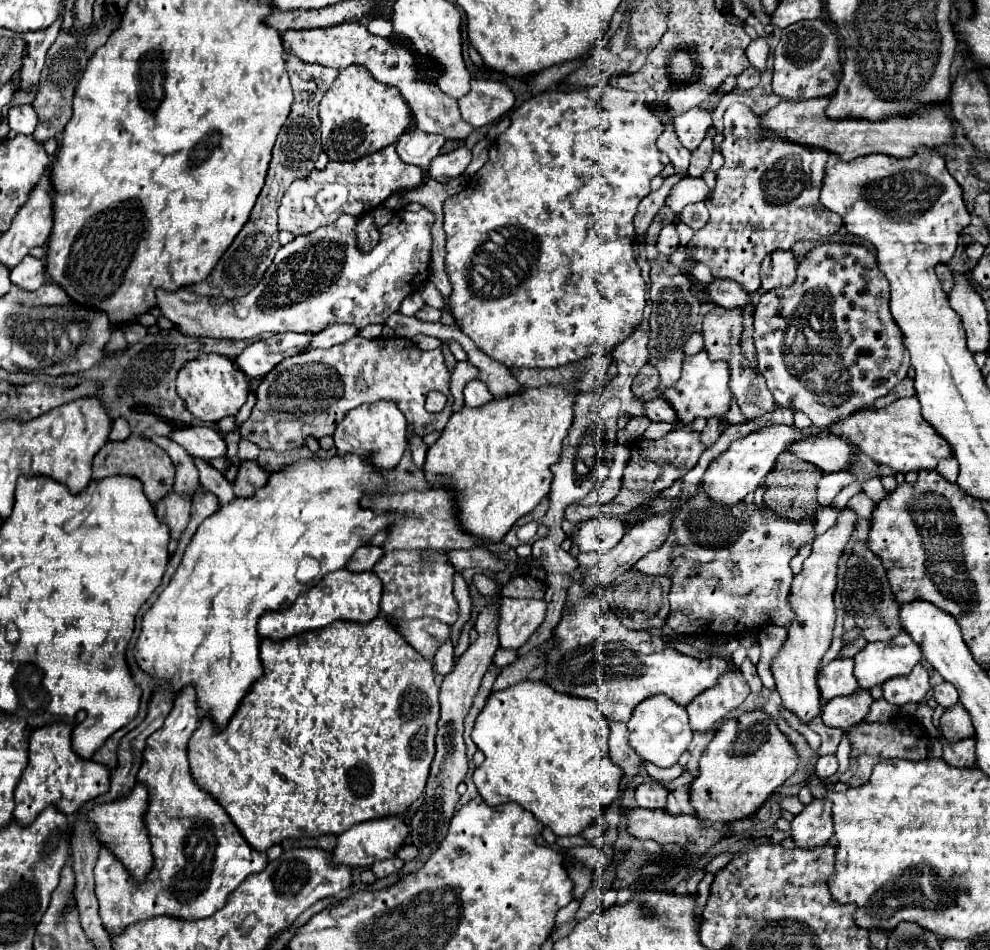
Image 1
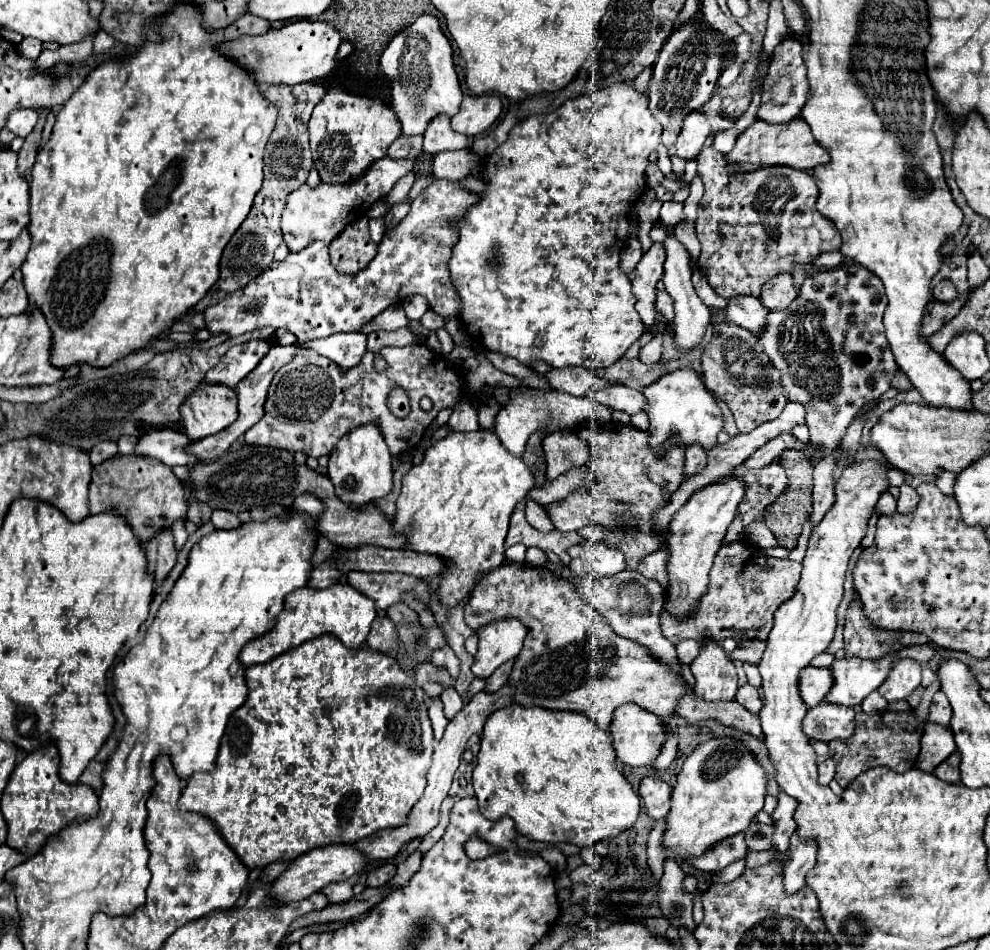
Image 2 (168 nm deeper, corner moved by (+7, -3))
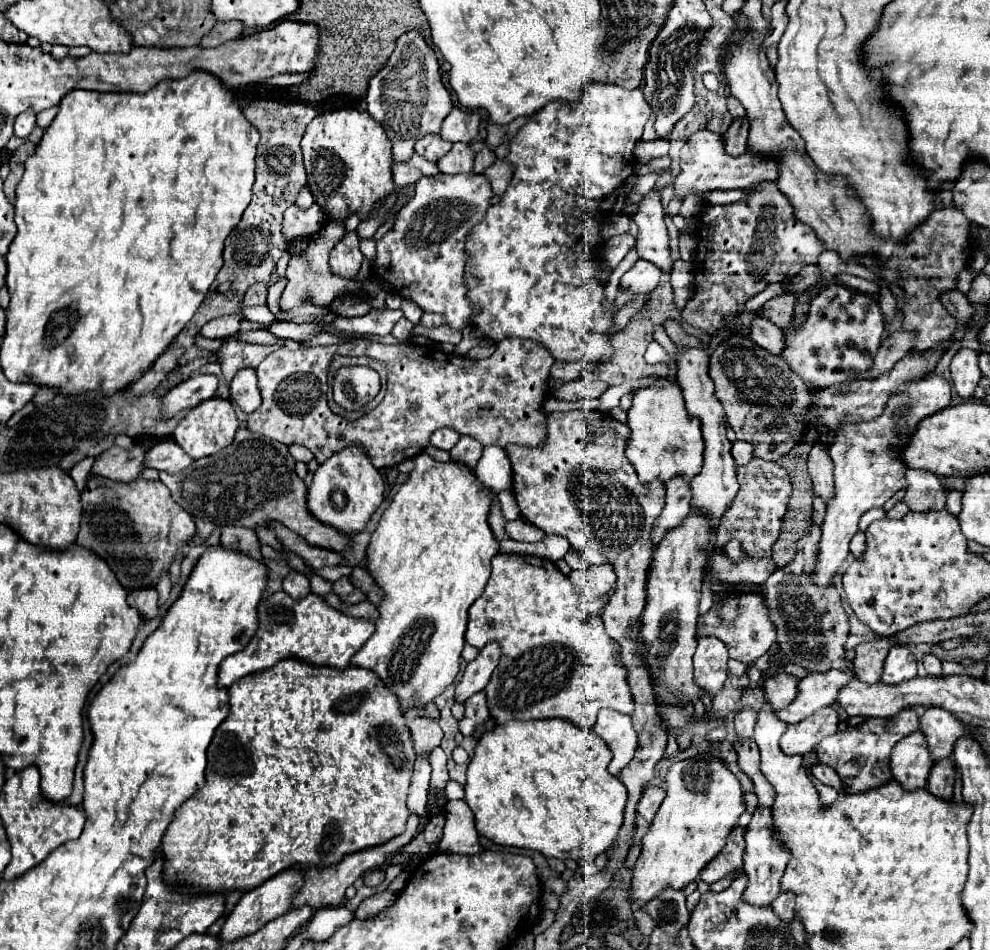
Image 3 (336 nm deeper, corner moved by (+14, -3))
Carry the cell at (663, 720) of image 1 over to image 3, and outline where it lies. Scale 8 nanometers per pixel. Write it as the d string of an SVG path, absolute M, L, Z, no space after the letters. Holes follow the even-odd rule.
M600 709L596 725L592 727L592 733L602 737L602 741L614 753L608 765L608 771L612 775L618 775L622 771L622 765L626 765L630 757L634 757L634 751L638 745L638 737L636 737L630 717L614 709Z

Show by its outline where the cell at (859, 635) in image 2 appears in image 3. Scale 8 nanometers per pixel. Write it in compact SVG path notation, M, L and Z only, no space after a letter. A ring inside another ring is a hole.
M864 643L856 649L856 677L862 683L878 683L882 677L882 665L890 647L874 647L874 643Z

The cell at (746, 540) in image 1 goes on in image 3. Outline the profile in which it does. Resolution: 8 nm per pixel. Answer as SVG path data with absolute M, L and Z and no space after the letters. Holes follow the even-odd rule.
M740 591L726 597L720 605L716 605L714 609L710 609L706 615L698 619L698 635L720 637L726 643L730 657L744 663L752 663L758 657L766 655L768 651L772 651L776 643L776 629L768 619L768 611L764 607L762 595L746 595Z

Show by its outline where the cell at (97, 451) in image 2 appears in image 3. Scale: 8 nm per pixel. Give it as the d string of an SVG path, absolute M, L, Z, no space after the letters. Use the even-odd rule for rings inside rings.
M88 457L88 459L80 461L80 463L70 471L70 477L74 479L78 491L80 491L82 487L86 487L86 481L88 481L88 477L90 477L90 469L92 469L92 463L94 463L94 459Z

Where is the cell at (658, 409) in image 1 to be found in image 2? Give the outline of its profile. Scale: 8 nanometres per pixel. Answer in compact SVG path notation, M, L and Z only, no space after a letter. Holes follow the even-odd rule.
M617 385L609 389L595 389L589 393L589 397L597 403L611 405L613 409L625 411L629 415L645 411L645 395L641 391L635 391L627 385Z

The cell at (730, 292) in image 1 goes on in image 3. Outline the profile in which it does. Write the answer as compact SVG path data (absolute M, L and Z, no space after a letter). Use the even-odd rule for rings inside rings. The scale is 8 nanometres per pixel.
M756 317L752 321L752 333L750 339L760 345L762 349L770 351L772 355L780 355L786 345L786 335L782 329L778 329L774 323L770 323L766 317Z

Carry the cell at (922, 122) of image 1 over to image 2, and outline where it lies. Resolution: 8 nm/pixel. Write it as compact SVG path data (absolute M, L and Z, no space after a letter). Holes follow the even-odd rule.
M795 117L793 121L787 123L765 123L765 121L755 121L751 127L747 127L735 143L735 149L725 155L729 163L735 165L737 171L755 171L759 167L767 165L789 165L795 169L813 169L817 165L829 163L829 151L821 145L817 145L815 137L811 135L809 125L805 123L803 117Z

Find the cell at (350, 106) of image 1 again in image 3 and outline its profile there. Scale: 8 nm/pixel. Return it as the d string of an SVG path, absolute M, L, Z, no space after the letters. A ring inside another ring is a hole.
M340 109L340 111L328 111L310 121L306 127L306 133L302 137L302 155L304 155L304 167L308 173L306 187L314 195L314 203L322 205L326 213L330 213L330 223L344 223L352 213L364 221L370 217L372 209L380 205L390 193L396 191L396 185L392 181L392 145L386 137L382 125L370 117L368 111L358 109Z

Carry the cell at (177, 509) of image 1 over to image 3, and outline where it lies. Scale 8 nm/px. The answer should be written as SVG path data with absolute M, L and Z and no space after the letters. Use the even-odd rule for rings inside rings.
M156 589L130 591L128 605L134 607L142 619L154 619L158 615L158 593L156 593Z

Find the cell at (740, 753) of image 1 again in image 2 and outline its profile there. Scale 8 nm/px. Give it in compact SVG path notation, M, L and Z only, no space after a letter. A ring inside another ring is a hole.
M713 737L701 743L683 763L681 773L677 775L677 783L671 793L671 811L667 815L667 831L663 837L663 845L669 849L669 857L679 863L687 857L699 857L705 849L713 847L717 841L741 833L749 827L753 817L763 809L763 801L767 795L767 773L757 757L735 737Z

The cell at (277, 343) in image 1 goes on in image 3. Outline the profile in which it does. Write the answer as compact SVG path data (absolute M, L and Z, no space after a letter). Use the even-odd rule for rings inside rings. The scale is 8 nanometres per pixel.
M198 375L194 379L186 379L182 385L166 393L166 417L176 417L180 411L188 411L204 399L214 397L216 387L218 379L214 375Z

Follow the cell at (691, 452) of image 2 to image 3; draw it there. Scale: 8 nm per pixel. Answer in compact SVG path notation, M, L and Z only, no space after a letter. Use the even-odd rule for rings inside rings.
M674 477L666 483L666 505L654 523L652 541L658 545L668 529L678 527L684 517L690 513L690 485L682 477Z

